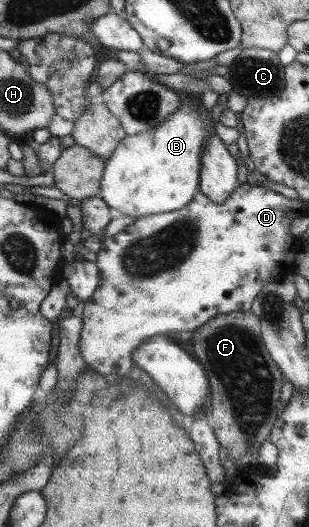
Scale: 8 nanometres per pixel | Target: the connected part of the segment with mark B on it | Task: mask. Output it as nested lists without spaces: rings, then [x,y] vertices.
[[[187,103],[162,121],[158,126],[134,135],[125,135],[114,155],[107,160],[103,172],[102,188],[99,196],[108,204],[114,214],[126,214],[133,219],[152,214],[170,213],[190,204],[199,190],[199,174],[202,172],[203,142],[207,141],[206,123],[210,118],[202,116],[193,104]]]

